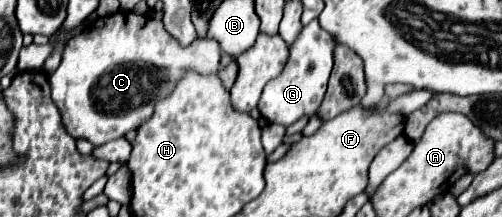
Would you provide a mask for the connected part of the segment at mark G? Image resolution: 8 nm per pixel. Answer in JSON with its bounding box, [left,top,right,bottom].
[258,19,338,127]

